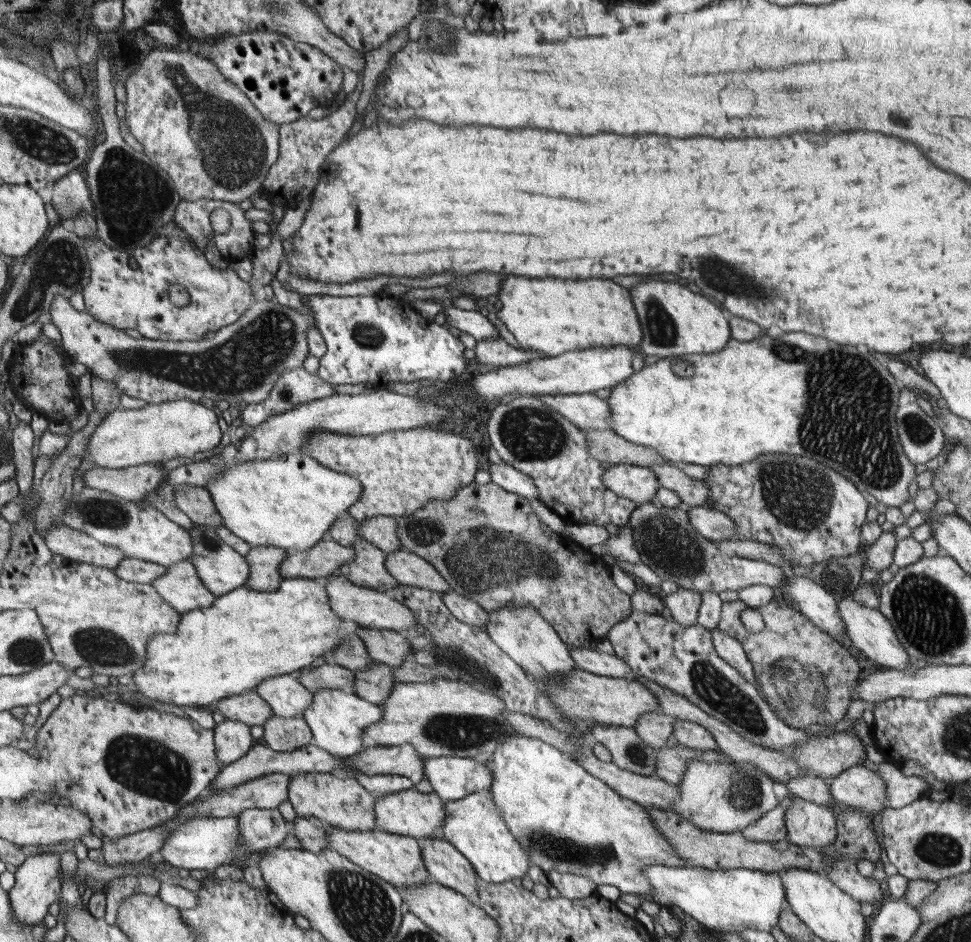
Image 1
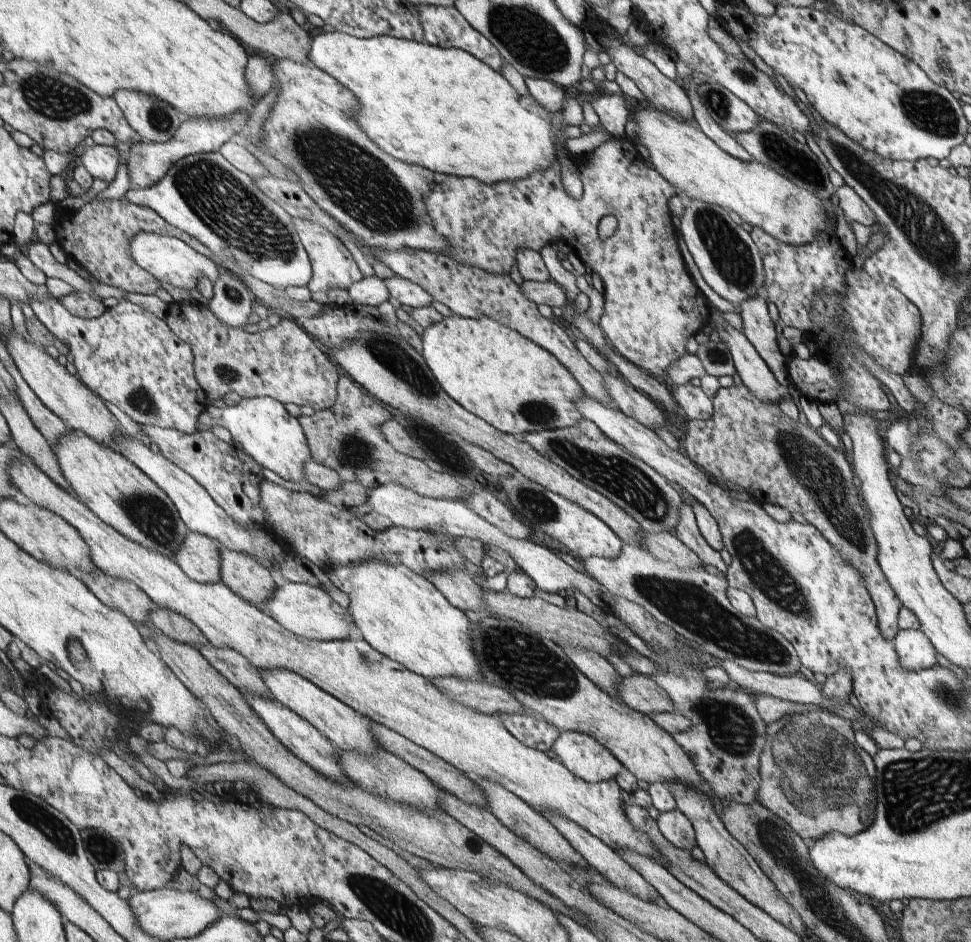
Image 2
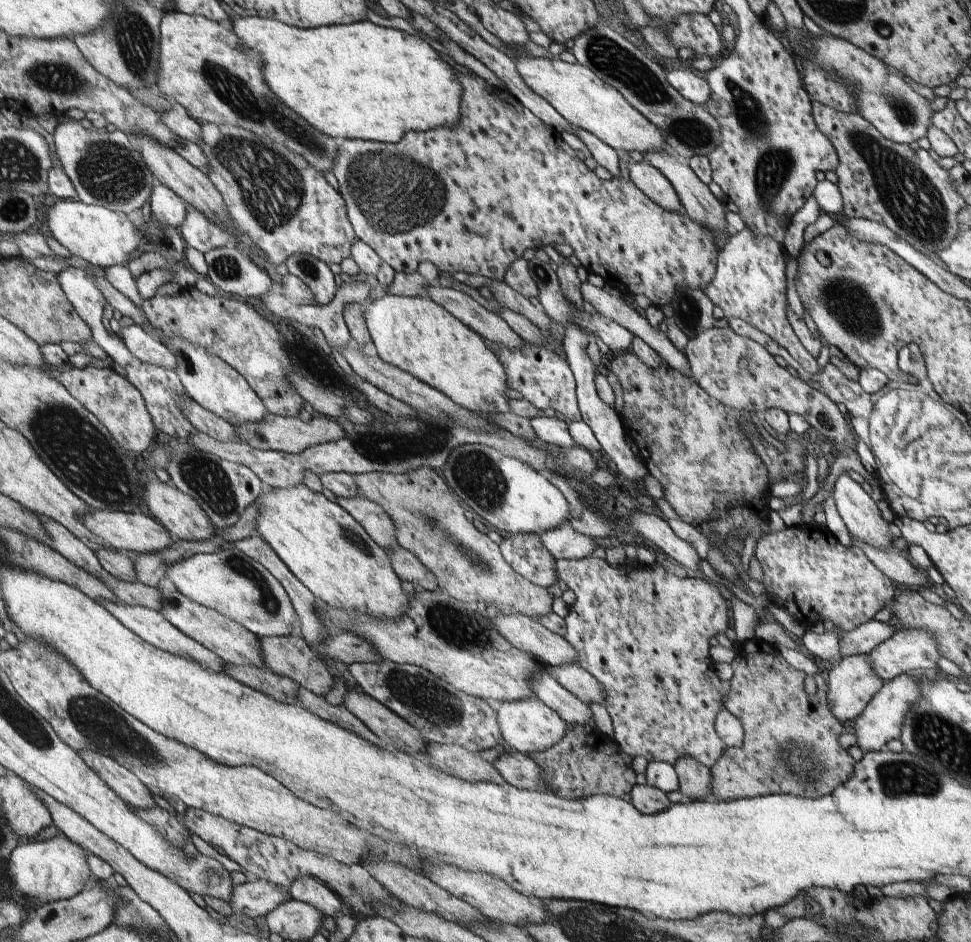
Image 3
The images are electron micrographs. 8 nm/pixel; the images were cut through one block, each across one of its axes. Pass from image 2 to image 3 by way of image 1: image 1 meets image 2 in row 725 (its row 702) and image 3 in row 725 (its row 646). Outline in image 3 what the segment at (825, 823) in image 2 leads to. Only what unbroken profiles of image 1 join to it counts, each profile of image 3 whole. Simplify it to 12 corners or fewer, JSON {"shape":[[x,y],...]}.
{"shape":[[739,646],[723,698],[741,748],[711,800],[819,800],[853,776],[819,672]]}

